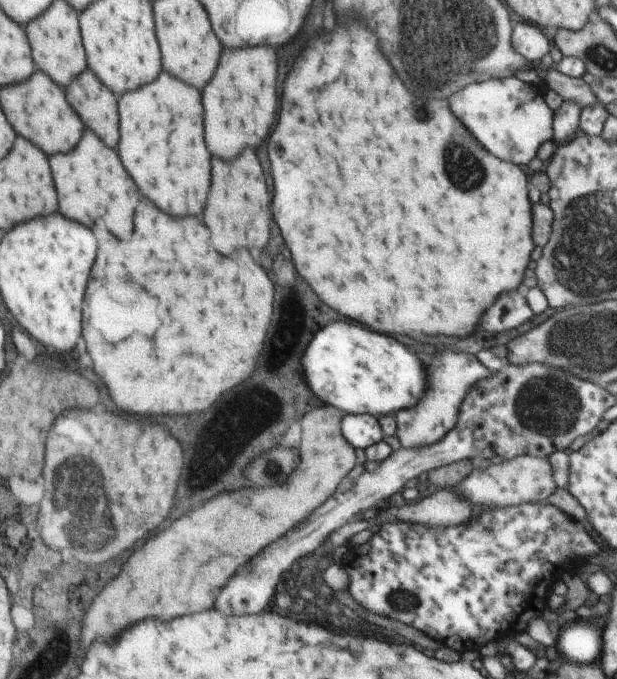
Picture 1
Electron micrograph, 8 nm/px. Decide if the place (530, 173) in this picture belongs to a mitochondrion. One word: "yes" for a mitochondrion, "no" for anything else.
no

